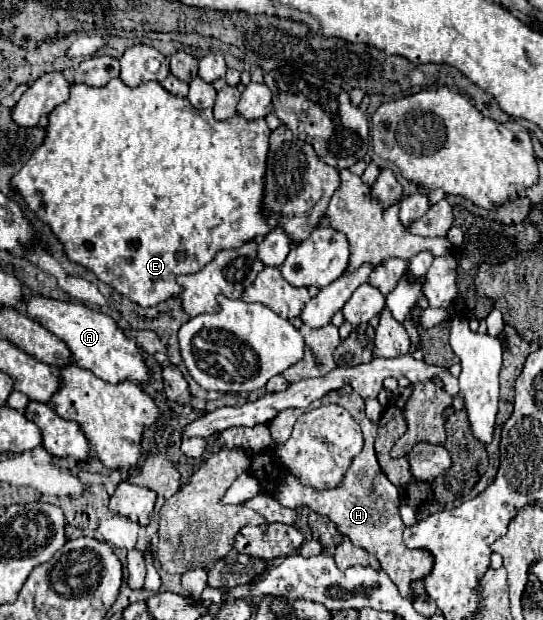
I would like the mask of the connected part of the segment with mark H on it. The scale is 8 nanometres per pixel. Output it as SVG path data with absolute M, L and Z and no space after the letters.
M331 391L329 395L325 395L323 399L313 402L308 409L289 408L281 411L271 423L271 435L275 443L283 443L289 439L296 420L306 411L327 405L327 403L337 403L341 407L345 407L351 417L361 425L363 437L365 437L365 445L363 451L357 455L357 459L353 461L353 465L349 467L349 471L345 473L345 479L341 483L339 489L329 489L325 493L317 493L315 489L309 489L305 485L301 485L293 475L283 473L281 475L281 483L277 487L277 499L281 501L281 505L289 507L289 509L297 509L297 507L309 507L311 511L329 517L341 535L347 535L351 539L351 543L355 547L365 549L367 553L375 555L377 561L381 563L381 569L389 575L389 579L395 583L395 587L399 589L401 597L413 601L413 583L427 577L433 569L433 557L427 549L409 549L403 543L403 521L399 517L399 491L397 487L385 477L385 473L381 471L375 451L373 451L373 441L377 437L377 425L373 421L369 421L365 417L365 401L361 399L359 393L351 391L349 395L339 395L337 391Z

